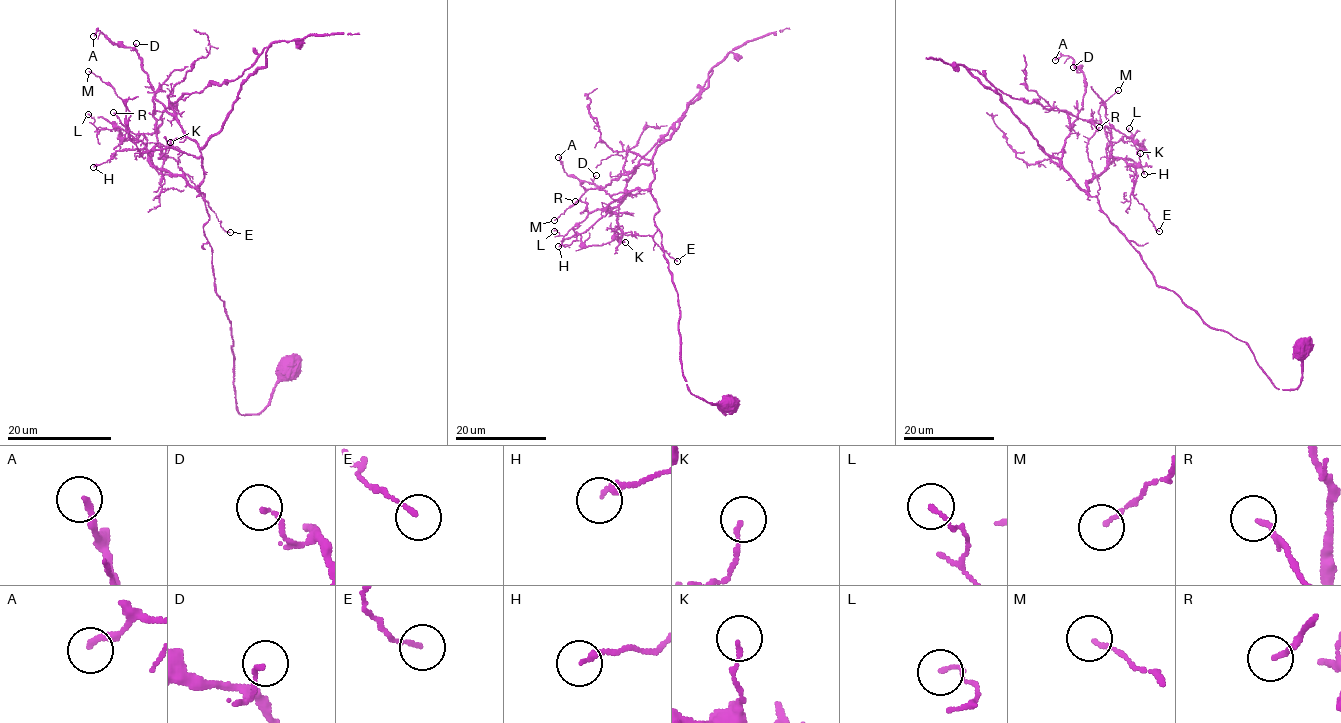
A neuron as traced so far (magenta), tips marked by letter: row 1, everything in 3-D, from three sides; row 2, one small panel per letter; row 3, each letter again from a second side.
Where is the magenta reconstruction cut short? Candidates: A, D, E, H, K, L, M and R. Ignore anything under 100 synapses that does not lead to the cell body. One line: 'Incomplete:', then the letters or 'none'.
Incomplete: none

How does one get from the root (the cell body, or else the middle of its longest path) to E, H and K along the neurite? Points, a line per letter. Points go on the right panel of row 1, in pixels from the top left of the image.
E: (1302, 348), (1301, 383), (1278, 390), (1244, 342), (1160, 288), (1088, 192), (1110, 156), (1131, 165), (1159, 231)
H: (1302, 348), (1301, 383), (1278, 390), (1244, 342), (1156, 283), (1088, 192), (1114, 158), (1132, 159), (1144, 174)
K: (1302, 348), (1301, 383), (1278, 390), (1244, 342), (1156, 283), (1088, 192), (1110, 156), (1136, 165), (1140, 153)

